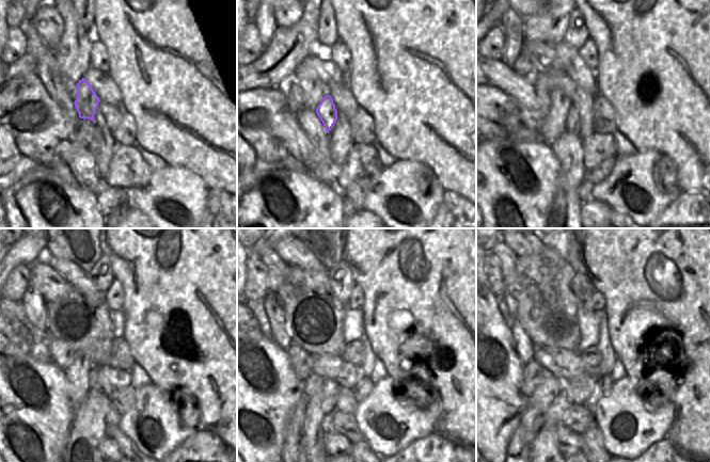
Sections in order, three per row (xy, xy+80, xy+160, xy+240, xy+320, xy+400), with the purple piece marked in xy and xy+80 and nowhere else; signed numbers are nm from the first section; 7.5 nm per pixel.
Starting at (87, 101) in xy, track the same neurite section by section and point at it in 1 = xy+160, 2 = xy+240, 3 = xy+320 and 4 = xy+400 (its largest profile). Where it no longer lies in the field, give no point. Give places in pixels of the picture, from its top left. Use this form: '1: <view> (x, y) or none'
1: xy+160 (572, 121)
2: xy+240 (93, 384)
3: xy+320 (330, 389)
4: xy+400 (553, 415)

